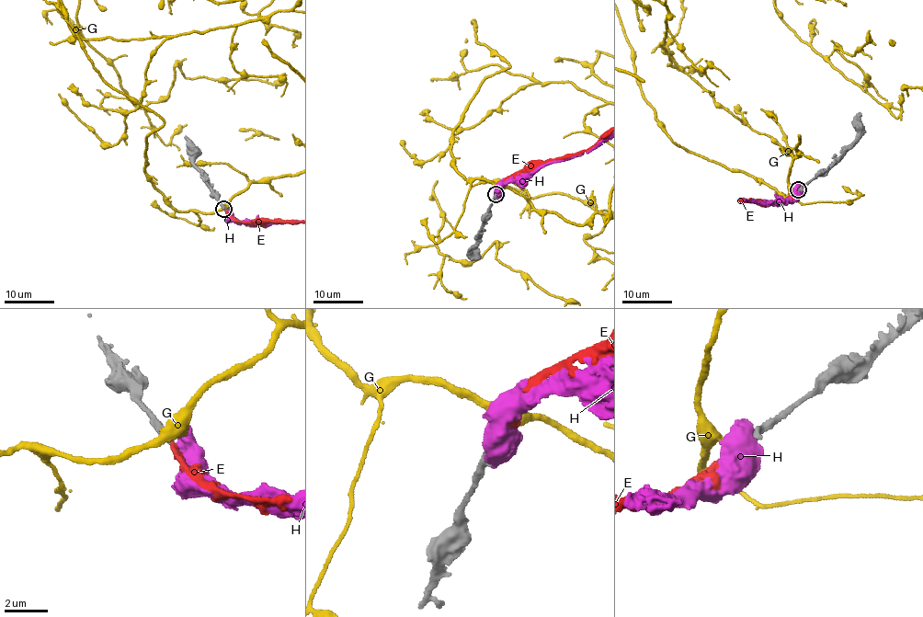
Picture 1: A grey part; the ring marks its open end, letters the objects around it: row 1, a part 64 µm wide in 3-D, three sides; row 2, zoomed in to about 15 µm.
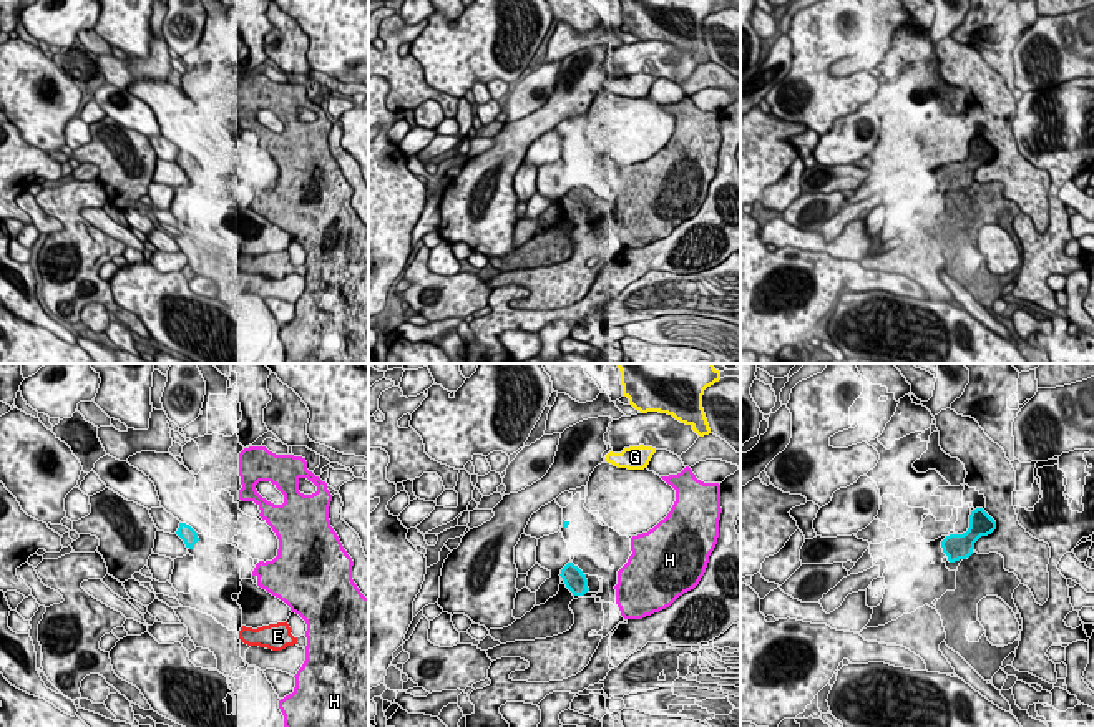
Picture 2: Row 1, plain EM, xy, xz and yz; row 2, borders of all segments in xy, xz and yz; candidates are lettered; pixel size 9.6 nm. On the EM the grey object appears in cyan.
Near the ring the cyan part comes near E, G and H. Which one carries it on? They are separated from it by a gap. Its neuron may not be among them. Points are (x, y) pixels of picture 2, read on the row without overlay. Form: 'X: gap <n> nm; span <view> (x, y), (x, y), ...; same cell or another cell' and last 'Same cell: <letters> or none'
E: gap 900 nm; span xy (191, 176), (243, 254); same cell
G: gap 700 nm; span xz (568, 150), (608, 90); another cell
H: gap 260 nm; span xz (588, 216), (615, 216); another cell
Same cell: E

